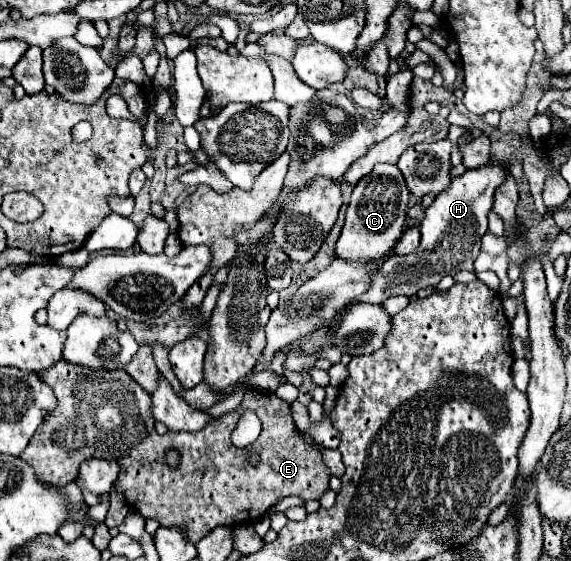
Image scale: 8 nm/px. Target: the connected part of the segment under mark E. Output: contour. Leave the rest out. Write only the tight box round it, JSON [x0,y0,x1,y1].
[21,361,331,543]

